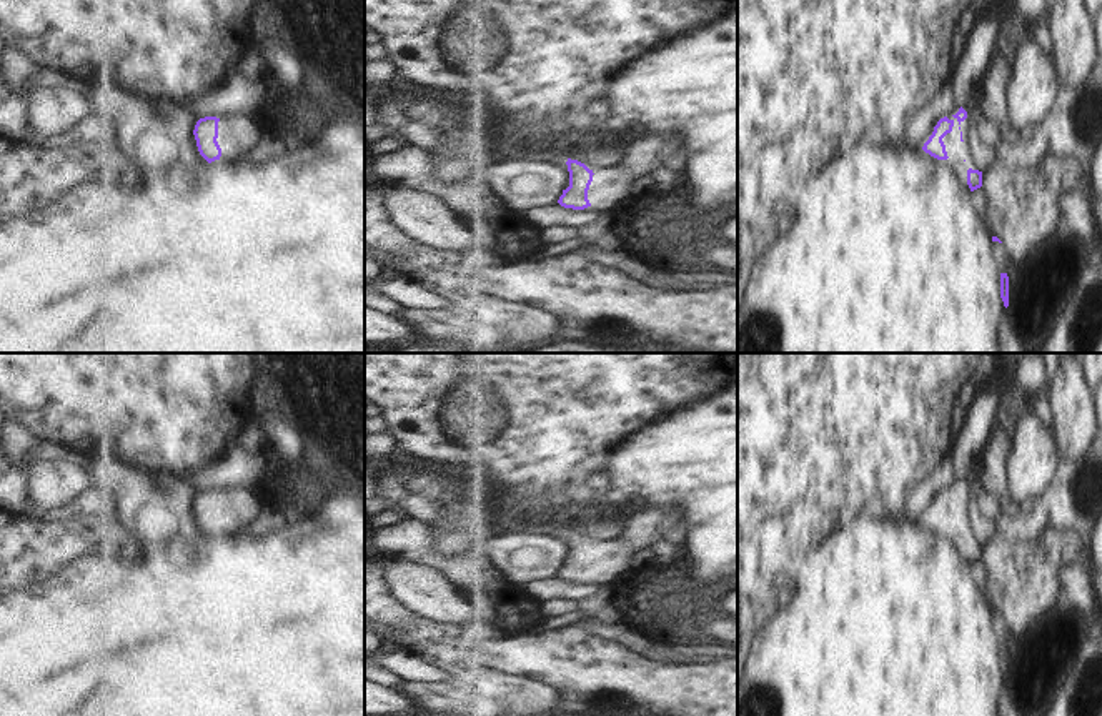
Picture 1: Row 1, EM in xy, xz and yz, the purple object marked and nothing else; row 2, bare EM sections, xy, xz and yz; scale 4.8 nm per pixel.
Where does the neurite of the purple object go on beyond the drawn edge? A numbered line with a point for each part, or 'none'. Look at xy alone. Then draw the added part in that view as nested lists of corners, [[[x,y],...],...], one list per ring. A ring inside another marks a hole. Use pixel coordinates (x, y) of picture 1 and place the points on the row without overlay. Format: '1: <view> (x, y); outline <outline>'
1: xy (242, 508); outline [[[238,486],[220,490],[218,511],[220,533],[238,536],[268,518],[261,488]]]

